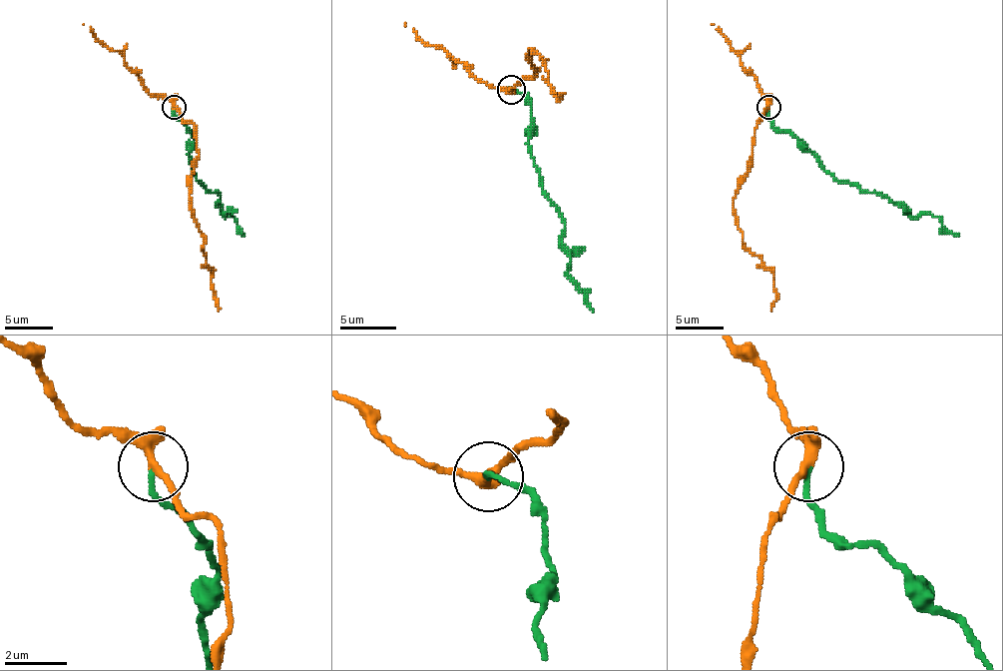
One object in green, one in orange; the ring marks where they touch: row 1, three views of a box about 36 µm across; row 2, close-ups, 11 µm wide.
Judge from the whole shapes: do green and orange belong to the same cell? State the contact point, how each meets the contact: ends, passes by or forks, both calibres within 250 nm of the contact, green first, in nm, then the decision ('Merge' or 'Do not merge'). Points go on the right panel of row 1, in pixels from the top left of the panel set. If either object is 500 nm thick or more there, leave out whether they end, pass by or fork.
Place: (768, 107). At the ring green ends. At the ring orange forks. Thickness 160 nm (green) against 240 nm. Do not merge

